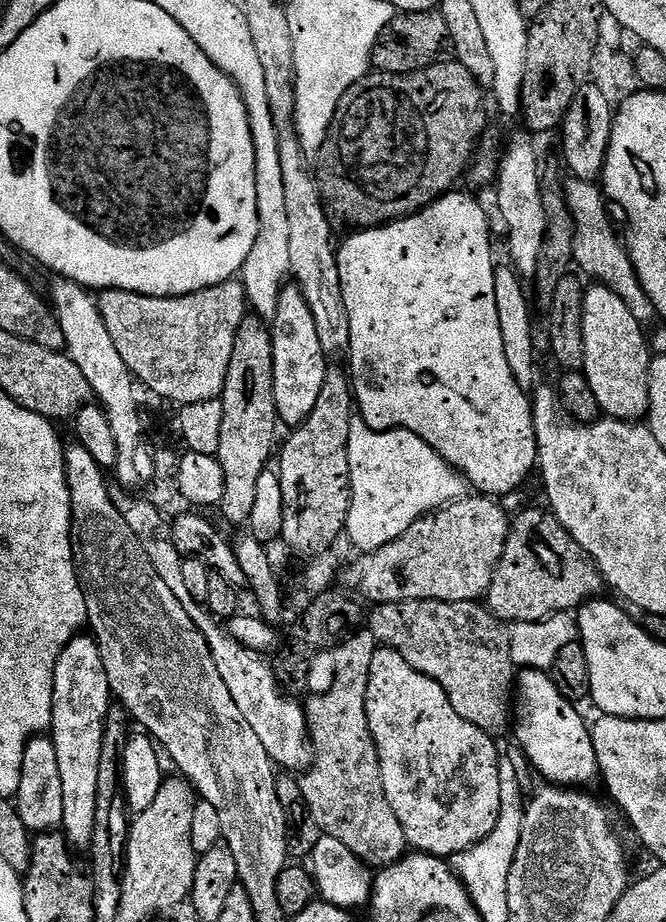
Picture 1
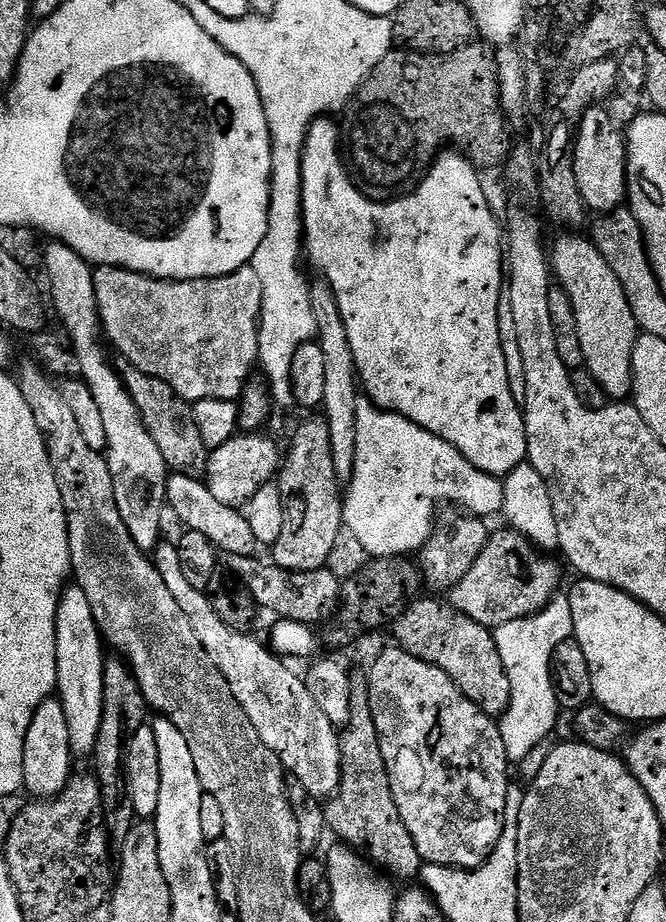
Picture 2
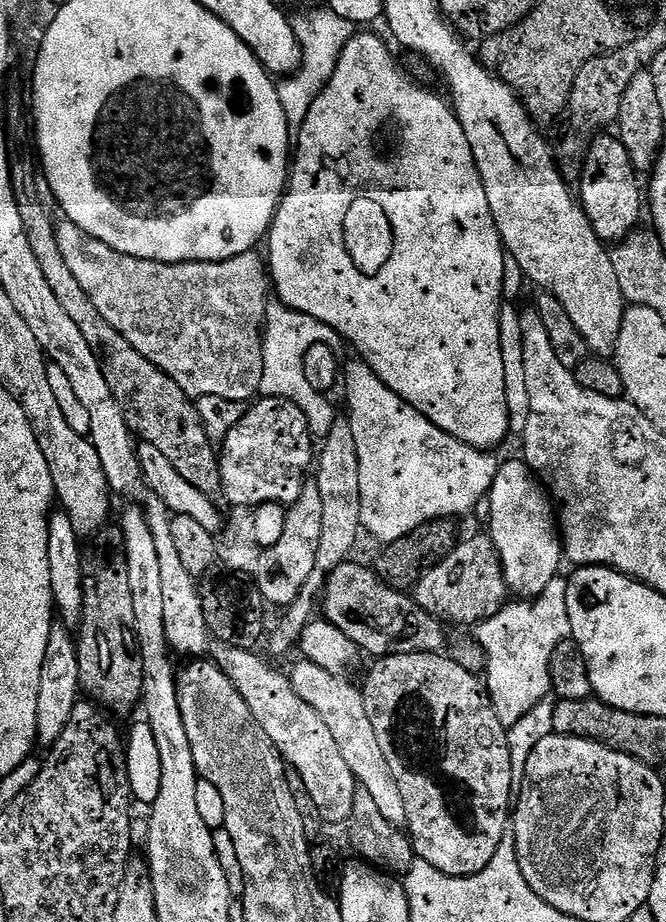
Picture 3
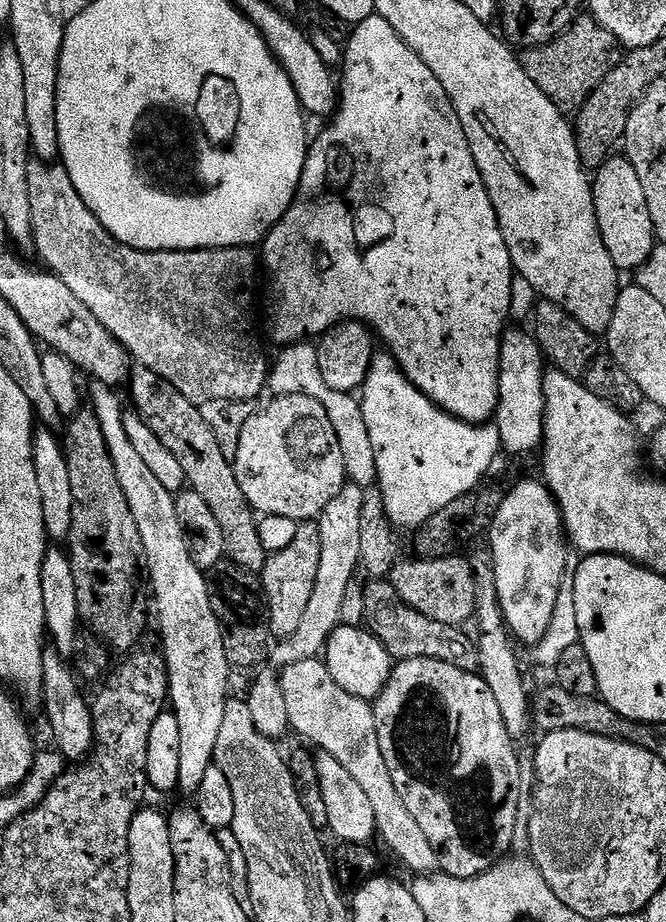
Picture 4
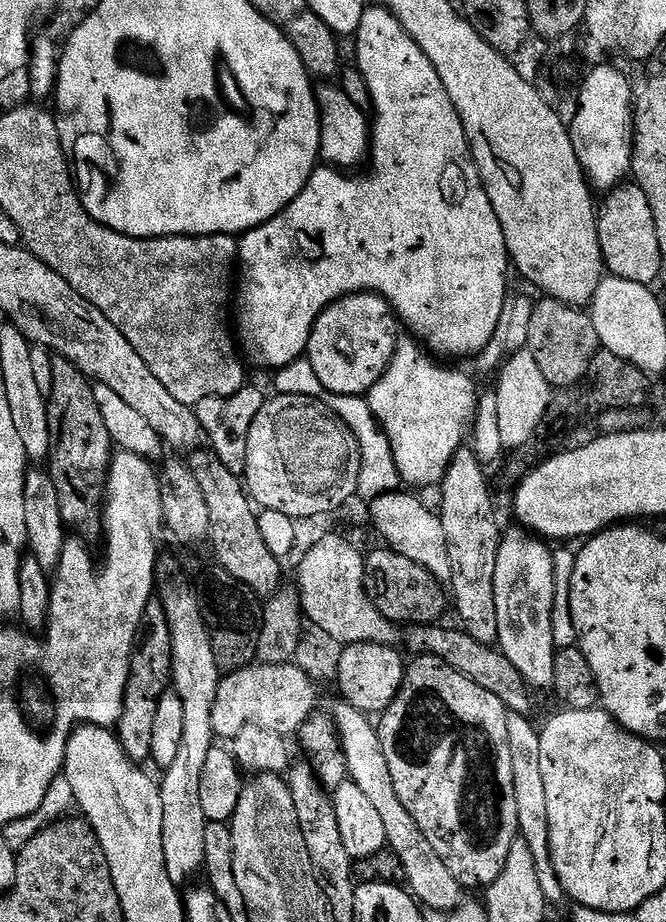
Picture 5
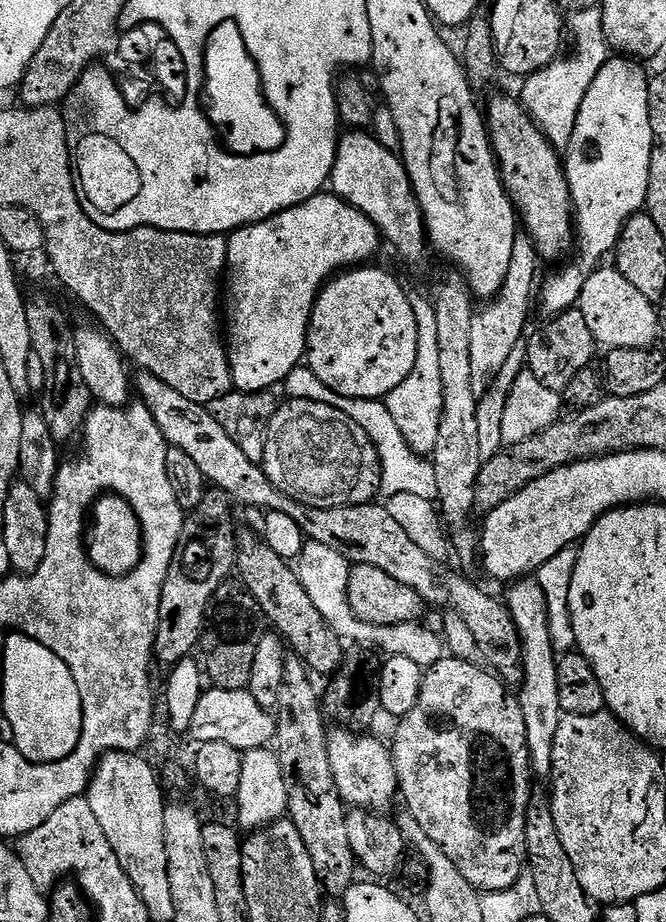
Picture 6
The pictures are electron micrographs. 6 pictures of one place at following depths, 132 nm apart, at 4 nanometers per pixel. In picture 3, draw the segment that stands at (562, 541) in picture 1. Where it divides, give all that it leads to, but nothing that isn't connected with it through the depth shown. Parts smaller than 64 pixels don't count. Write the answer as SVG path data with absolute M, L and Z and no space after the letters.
M484 534L484 536L472 536L469 540L468 537L461 539L445 560L438 562L434 570L430 570L418 581L414 589L414 599L418 606L422 606L422 610L426 610L441 622L453 620L456 624L478 626L483 620L494 618L494 614L503 610L506 603L504 595L509 595L509 592L510 589L505 583L504 566L500 561L496 543L492 541L491 535Z

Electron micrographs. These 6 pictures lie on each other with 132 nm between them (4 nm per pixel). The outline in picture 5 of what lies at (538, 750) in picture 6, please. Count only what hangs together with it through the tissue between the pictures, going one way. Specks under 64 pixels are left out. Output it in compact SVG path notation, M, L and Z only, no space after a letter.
M515 530L503 533L498 550L498 566L494 566L494 606L498 606L498 648L510 662L514 662L514 670L522 674L528 687L533 690L551 689L554 682L554 658L558 651L554 642L554 594L556 579L554 578L554 552L543 539Z

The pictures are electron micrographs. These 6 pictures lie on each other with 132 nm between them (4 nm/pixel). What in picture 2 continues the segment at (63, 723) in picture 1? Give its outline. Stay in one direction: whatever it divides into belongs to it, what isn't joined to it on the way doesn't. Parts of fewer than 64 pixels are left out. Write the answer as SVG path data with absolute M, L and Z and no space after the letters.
M68 586L60 597L60 614L56 618L56 657L58 674L56 692L70 726L70 746L73 757L91 757L96 750L98 726L102 726L102 682L106 641L96 625L94 610L86 602L86 594L77 586Z

